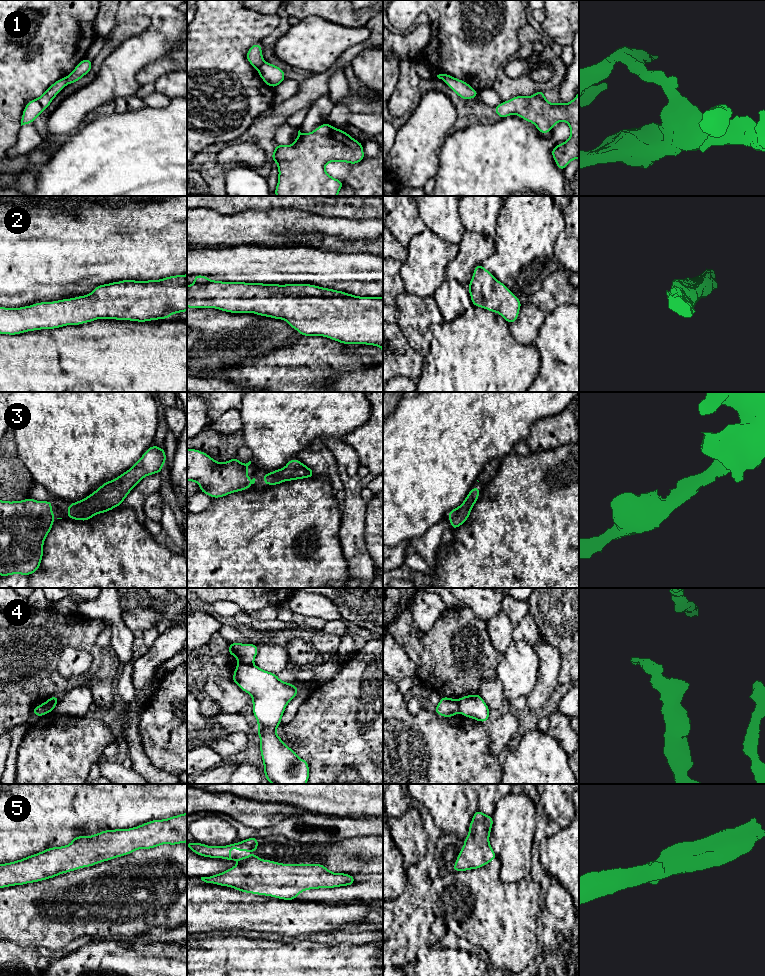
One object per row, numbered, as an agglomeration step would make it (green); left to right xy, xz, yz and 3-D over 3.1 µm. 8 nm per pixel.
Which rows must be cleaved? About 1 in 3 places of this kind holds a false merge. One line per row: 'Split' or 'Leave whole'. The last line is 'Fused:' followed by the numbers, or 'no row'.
1: Split
2: Leave whole
3: Leave whole
4: Split
5: Leave whole
Fused: 1, 4

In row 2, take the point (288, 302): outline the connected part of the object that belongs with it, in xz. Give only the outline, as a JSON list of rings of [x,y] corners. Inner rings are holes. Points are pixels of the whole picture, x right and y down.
[[[194,275],[194,284],[187,285],[187,307],[215,308],[230,313],[255,313],[259,316],[285,320],[302,336],[324,336],[342,344],[379,346],[383,354],[383,297],[359,297],[343,291],[311,284],[264,284],[223,282],[210,280],[204,275]]]

